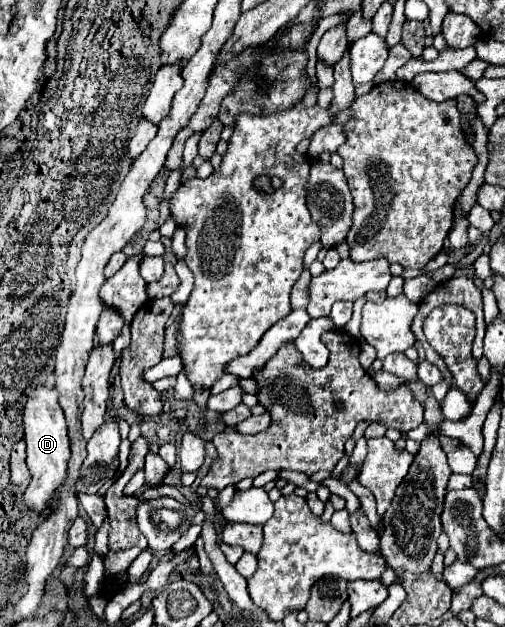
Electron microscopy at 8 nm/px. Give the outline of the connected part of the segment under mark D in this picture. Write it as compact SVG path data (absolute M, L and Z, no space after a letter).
M38 387L38 391L34 391L34 395L28 397L24 411L22 411L24 441L26 441L26 455L28 455L26 465L28 465L30 475L32 475L32 481L24 493L24 501L38 515L44 513L46 503L52 499L54 491L64 483L64 475L68 471L70 443L68 443L64 413L58 405L58 397L60 395L56 389Z

